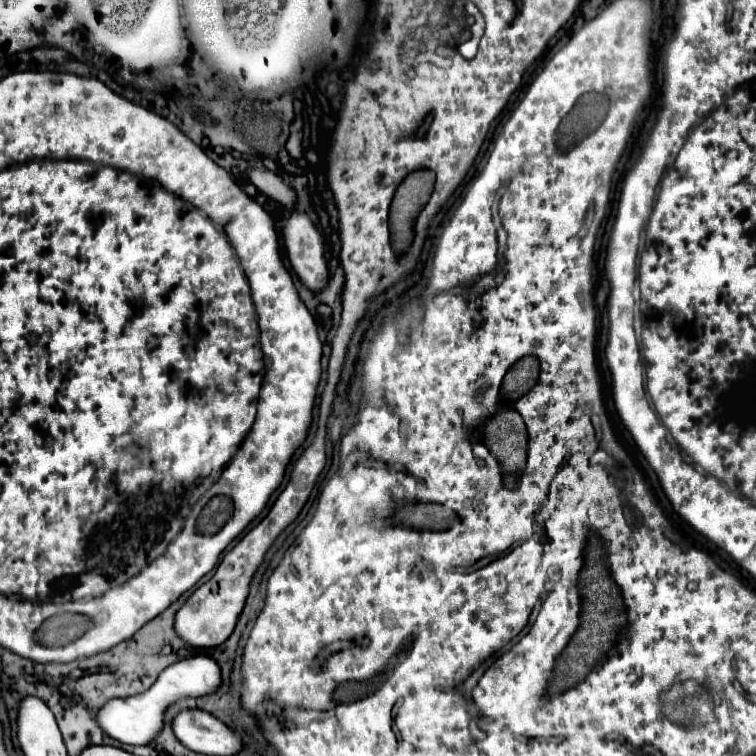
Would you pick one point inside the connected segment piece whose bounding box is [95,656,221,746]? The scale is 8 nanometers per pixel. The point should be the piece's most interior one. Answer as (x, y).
(134, 720)

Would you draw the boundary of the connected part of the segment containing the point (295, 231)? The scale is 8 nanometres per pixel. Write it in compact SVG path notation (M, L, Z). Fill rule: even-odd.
M291 212L283 226L283 240L291 268L301 282L315 292L327 286L327 264L323 258L323 240L305 212Z

